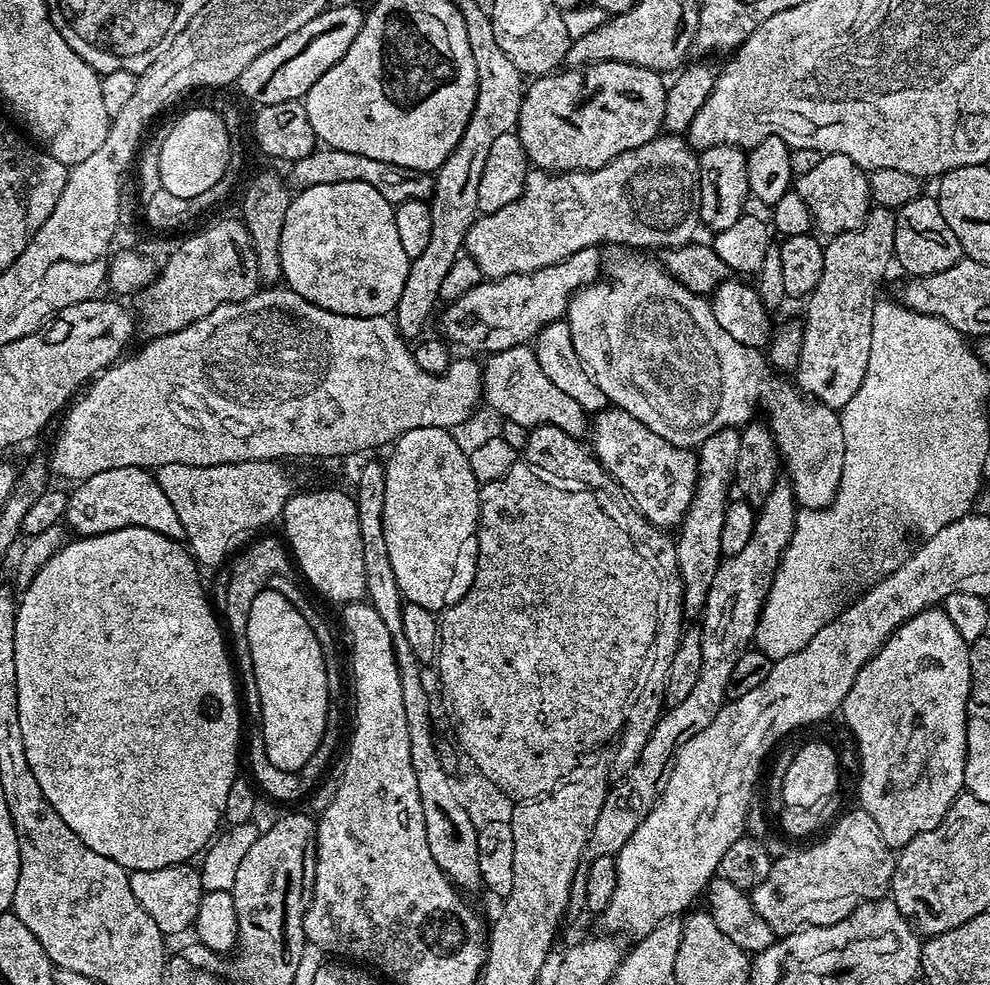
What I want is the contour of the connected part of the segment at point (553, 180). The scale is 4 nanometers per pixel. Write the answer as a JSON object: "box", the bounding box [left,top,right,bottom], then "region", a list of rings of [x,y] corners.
{"box":[464,134,698,278],"region":[[[661,134],[606,166],[589,172],[529,171],[521,196],[494,213],[481,215],[470,226],[464,247],[485,277],[495,278],[554,266],[578,250],[604,244],[629,244],[632,248],[681,248],[697,239],[698,156],[680,134]]]}

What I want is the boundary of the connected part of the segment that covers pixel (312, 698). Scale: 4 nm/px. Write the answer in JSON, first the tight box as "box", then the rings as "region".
{"box":[246,586,330,772],"region":[[[272,586],[261,590],[251,603],[246,622],[250,658],[253,660],[251,679],[256,679],[256,696],[260,699],[260,728],[266,754],[280,772],[296,772],[306,766],[318,750],[326,730],[330,703],[330,687],[322,647],[314,630],[306,622],[301,609],[291,604]]]}

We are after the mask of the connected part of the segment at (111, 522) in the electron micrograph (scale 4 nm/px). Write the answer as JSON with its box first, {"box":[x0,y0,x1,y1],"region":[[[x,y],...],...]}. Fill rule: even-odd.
{"box":[66,466,185,542],"region":[[[118,466],[114,470],[102,470],[102,474],[81,480],[73,488],[76,489],[71,489],[68,497],[66,524],[77,537],[97,536],[123,528],[145,528],[179,542],[185,539],[182,522],[178,522],[170,498],[162,494],[155,475],[147,468]]]}

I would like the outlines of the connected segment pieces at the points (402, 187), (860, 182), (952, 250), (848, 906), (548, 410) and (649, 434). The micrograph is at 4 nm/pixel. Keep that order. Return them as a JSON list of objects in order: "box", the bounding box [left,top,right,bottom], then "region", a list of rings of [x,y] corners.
[{"box":[291,146,436,206],"region":[[[327,146],[317,147],[306,158],[295,161],[291,168],[292,180],[297,189],[334,182],[366,182],[366,186],[374,186],[374,190],[378,190],[378,194],[382,194],[382,198],[389,200],[393,206],[407,200],[427,201],[436,189],[435,179],[427,172],[415,172],[409,168],[394,166],[390,162],[378,162],[378,158],[366,158],[366,154],[350,154],[350,150]]]},{"box":[794,152,870,238],"region":[[[837,152],[821,155],[814,170],[795,177],[794,190],[800,195],[802,202],[806,202],[815,231],[825,232],[825,237],[828,238],[855,228],[863,228],[870,215],[868,178],[865,169],[859,168],[853,160]]]},{"box":[892,195,962,276],"region":[[[918,195],[906,202],[906,206],[895,209],[892,233],[895,263],[900,263],[908,276],[938,274],[942,270],[950,270],[950,266],[954,266],[962,258],[958,238],[954,238],[954,230],[950,230],[946,218],[942,218],[942,210],[935,195]]]},{"box":[750,807,896,937],"region":[[[853,807],[853,812],[848,812],[832,829],[828,832],[825,840],[820,840],[817,844],[812,844],[809,848],[800,848],[797,852],[788,852],[785,856],[777,855],[772,862],[770,874],[766,874],[766,882],[762,882],[762,886],[752,889],[750,895],[752,897],[752,905],[758,910],[758,914],[762,914],[762,918],[766,918],[766,926],[770,926],[770,930],[775,932],[777,937],[789,936],[792,932],[799,932],[802,928],[809,926],[813,928],[821,928],[822,926],[830,926],[842,922],[851,914],[859,904],[863,904],[865,900],[883,900],[889,895],[890,885],[892,882],[892,871],[896,868],[893,849],[882,838],[882,834],[878,830],[878,826],[874,823],[874,818],[870,818],[870,814],[866,814],[863,808]]]},{"box":[481,344,589,437],"region":[[[519,344],[510,350],[491,353],[485,360],[481,371],[482,396],[485,403],[498,410],[505,420],[529,430],[550,424],[570,436],[583,437],[589,420],[587,412],[546,377],[531,345]]]},{"box":[594,422,697,530],"region":[[[624,422],[616,428],[616,437],[612,444],[600,444],[594,448],[595,455],[601,464],[607,469],[615,483],[628,491],[628,496],[633,500],[635,511],[646,517],[654,526],[672,530],[680,526],[684,521],[684,515],[691,504],[692,496],[696,490],[697,480],[697,453],[686,448],[677,448],[675,444],[666,442],[654,430],[650,430],[645,424]]]}]

